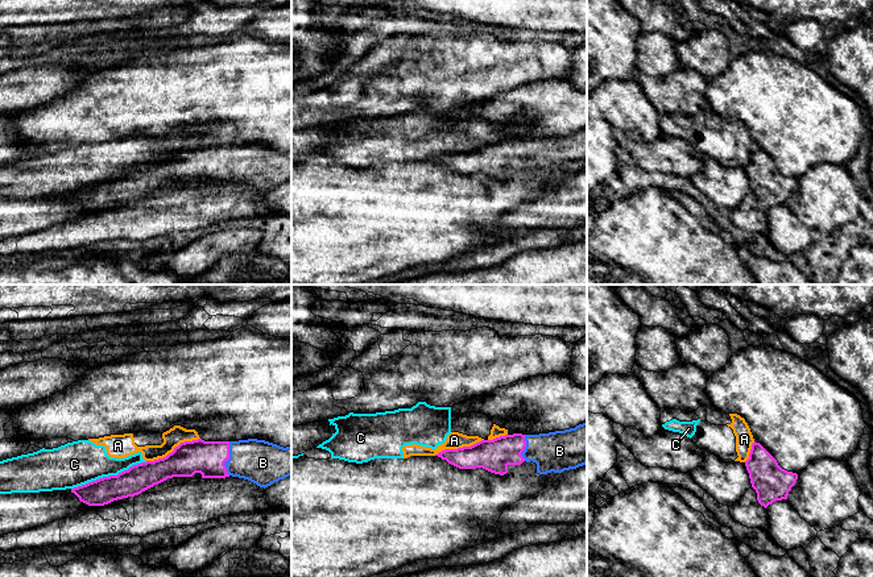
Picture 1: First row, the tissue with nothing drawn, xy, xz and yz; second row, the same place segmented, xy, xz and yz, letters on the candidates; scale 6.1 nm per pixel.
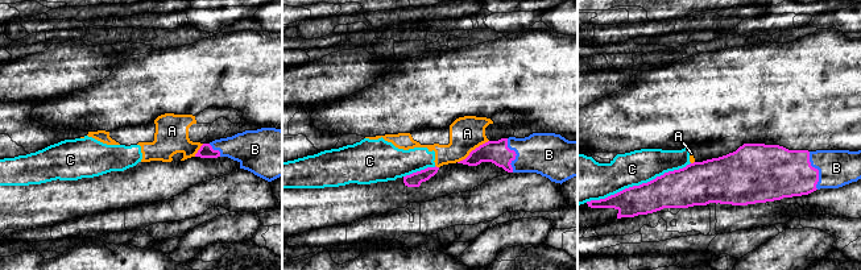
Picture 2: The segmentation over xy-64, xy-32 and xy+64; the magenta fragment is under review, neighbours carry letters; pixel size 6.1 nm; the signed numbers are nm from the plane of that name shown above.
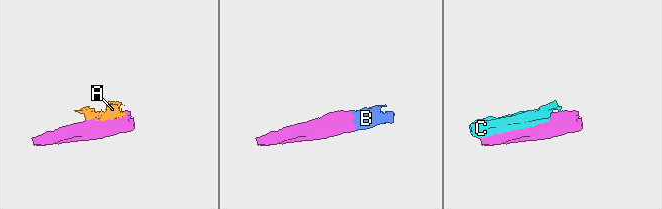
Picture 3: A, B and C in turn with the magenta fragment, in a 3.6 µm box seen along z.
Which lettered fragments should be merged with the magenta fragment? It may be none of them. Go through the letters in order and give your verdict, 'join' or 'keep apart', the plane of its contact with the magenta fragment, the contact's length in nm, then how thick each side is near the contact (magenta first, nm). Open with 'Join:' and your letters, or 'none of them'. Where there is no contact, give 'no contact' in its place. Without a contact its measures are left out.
Join: B
A: keep apart | xy | 360 nm | 200/110 nm
B: join | xy | 200 nm | 200/260 nm
C: keep apart | xy | 500 nm | 170/280 nm

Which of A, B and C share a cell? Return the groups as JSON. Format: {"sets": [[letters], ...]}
{"sets": [["A", "C"], ["B"]]}

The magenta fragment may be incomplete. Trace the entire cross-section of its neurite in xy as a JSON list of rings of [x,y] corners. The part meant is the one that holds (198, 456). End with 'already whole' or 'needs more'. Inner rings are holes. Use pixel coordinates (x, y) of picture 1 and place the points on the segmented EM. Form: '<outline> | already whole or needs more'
[[[198,439],[185,441],[164,458],[133,465],[117,476],[103,477],[74,487],[71,493],[88,506],[104,506],[117,499],[138,495],[167,478],[193,477],[195,473],[200,473],[202,478],[239,477],[265,489],[291,476],[291,447],[284,448],[257,439],[239,441],[204,441]]] | needs more

